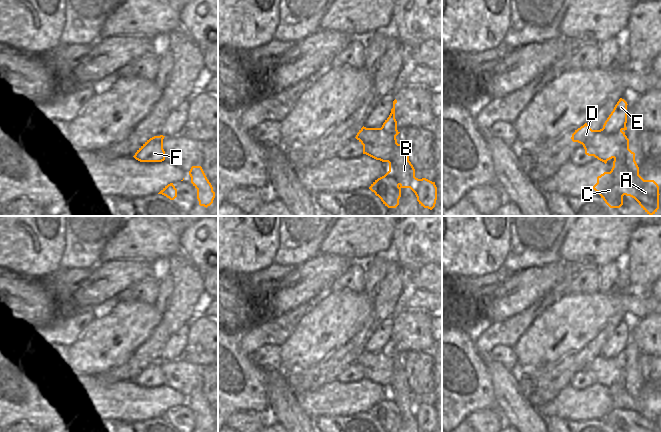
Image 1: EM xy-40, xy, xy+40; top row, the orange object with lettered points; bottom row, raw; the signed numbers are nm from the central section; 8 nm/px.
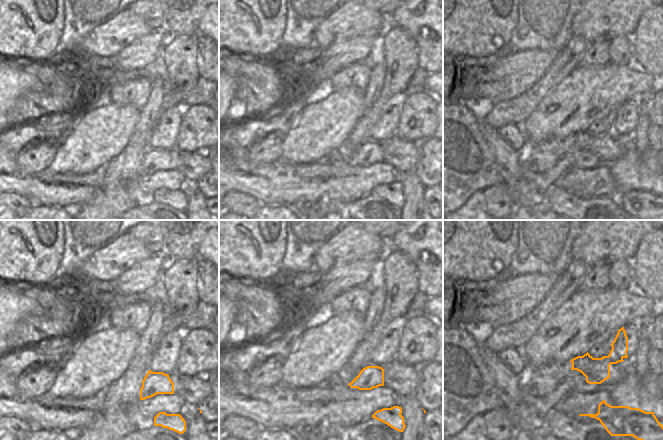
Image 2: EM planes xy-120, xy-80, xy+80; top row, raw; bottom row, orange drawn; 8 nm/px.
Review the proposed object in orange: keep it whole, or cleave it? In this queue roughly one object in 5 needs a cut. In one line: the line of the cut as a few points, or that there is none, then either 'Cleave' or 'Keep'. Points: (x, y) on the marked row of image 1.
Split along xy+40 (602, 128), (608, 131), (621, 131). Cleave

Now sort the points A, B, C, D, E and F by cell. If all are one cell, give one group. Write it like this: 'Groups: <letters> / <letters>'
Groups: A B C D F / E

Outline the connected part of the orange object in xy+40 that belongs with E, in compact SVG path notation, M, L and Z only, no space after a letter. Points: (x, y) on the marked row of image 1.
M620 98L615 105L613 111L605 121L603 129L608 132L616 132L618 130L627 130L627 102Z

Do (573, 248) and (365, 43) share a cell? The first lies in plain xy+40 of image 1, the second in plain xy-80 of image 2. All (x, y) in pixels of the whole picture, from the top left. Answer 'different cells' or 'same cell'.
different cells

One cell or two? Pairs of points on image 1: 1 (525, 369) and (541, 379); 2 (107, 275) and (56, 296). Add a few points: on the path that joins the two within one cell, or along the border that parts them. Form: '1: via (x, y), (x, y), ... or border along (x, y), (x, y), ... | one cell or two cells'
1: via (529, 373), (532, 376), (537, 376) | one cell
2: via (94, 288), (84, 296), (69, 296) | one cell

